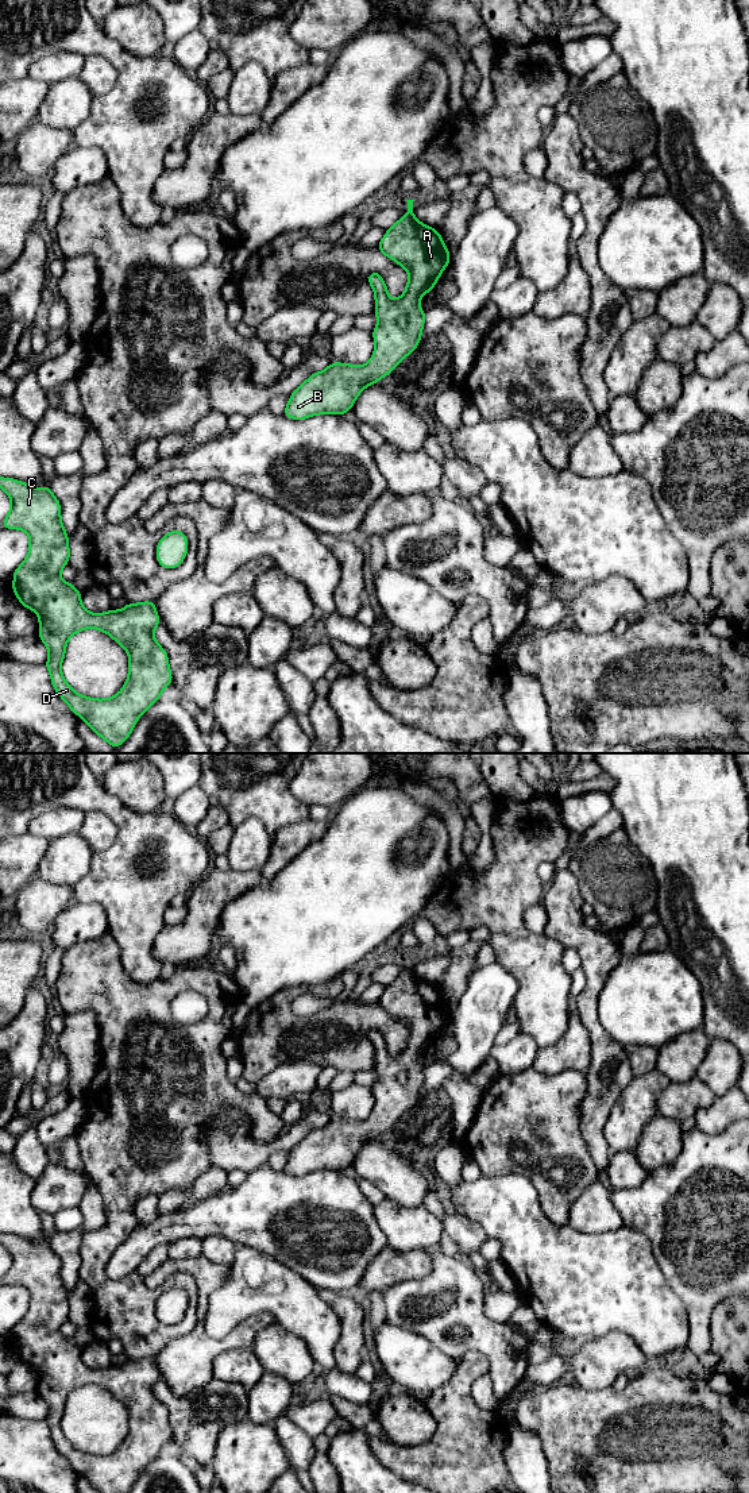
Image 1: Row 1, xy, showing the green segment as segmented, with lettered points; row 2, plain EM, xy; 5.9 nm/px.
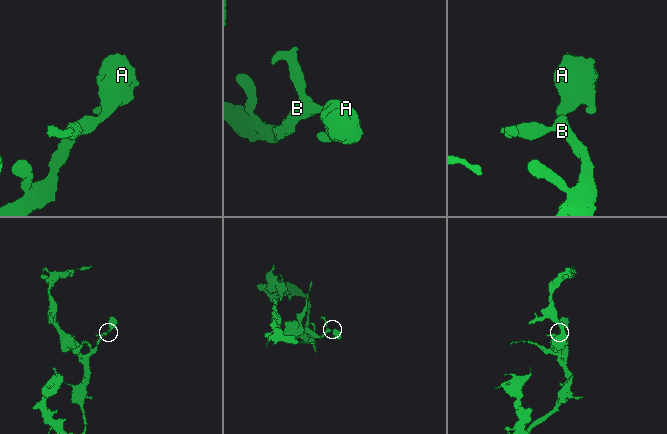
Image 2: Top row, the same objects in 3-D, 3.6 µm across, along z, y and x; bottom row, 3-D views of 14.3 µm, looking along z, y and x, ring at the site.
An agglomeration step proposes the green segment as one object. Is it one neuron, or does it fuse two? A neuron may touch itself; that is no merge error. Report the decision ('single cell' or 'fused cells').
single cell

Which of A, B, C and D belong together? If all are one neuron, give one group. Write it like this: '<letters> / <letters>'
A B C D

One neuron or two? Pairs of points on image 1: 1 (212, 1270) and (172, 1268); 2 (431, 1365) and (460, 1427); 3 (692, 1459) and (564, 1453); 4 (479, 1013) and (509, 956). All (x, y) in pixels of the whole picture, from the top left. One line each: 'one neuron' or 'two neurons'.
1: one neuron
2: two neurons
3: one neuron
4: two neurons

